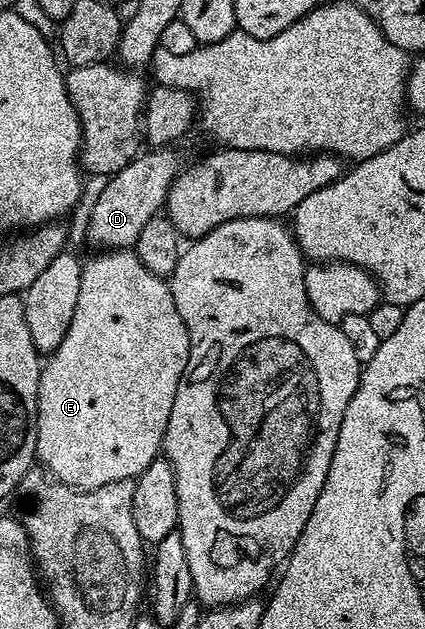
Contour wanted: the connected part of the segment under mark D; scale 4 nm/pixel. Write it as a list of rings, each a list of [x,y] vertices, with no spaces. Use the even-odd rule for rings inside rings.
[[[159,146],[136,156],[133,163],[125,166],[106,181],[99,192],[91,217],[87,220],[87,232],[95,239],[96,249],[127,250],[135,245],[145,222],[164,211],[167,191],[181,171],[181,163],[167,146]],[[151,151],[151,152],[147,152]]]

